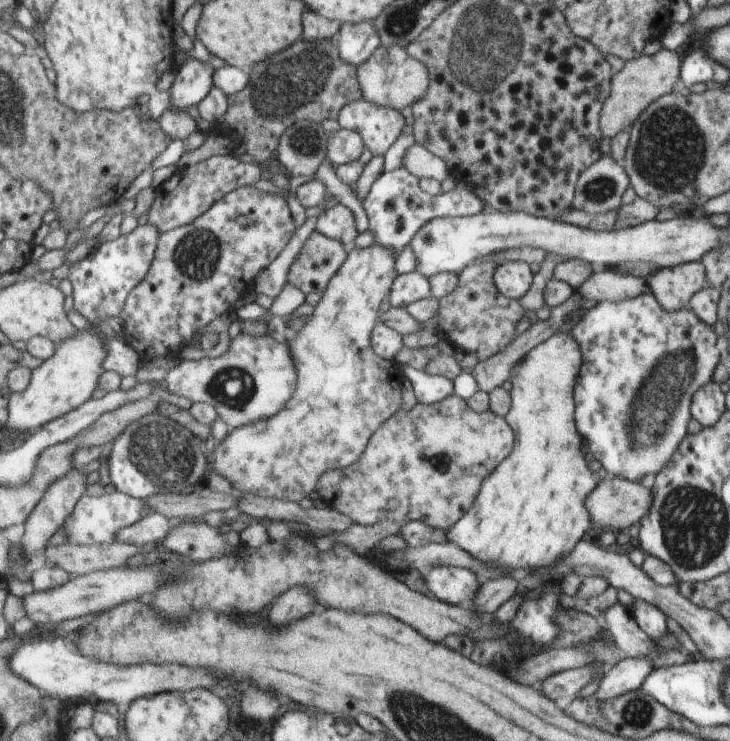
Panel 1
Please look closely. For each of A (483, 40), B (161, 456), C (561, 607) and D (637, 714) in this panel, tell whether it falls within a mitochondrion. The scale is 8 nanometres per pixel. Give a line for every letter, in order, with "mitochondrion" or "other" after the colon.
A: mitochondrion
B: mitochondrion
C: other
D: mitochondrion

